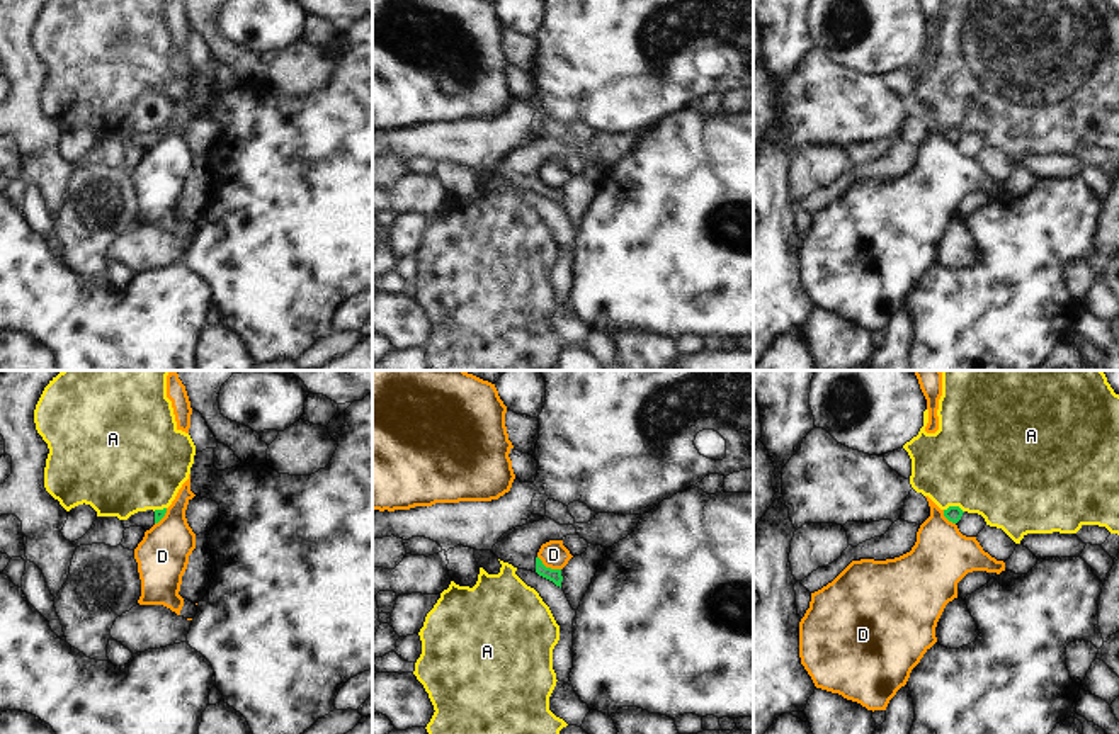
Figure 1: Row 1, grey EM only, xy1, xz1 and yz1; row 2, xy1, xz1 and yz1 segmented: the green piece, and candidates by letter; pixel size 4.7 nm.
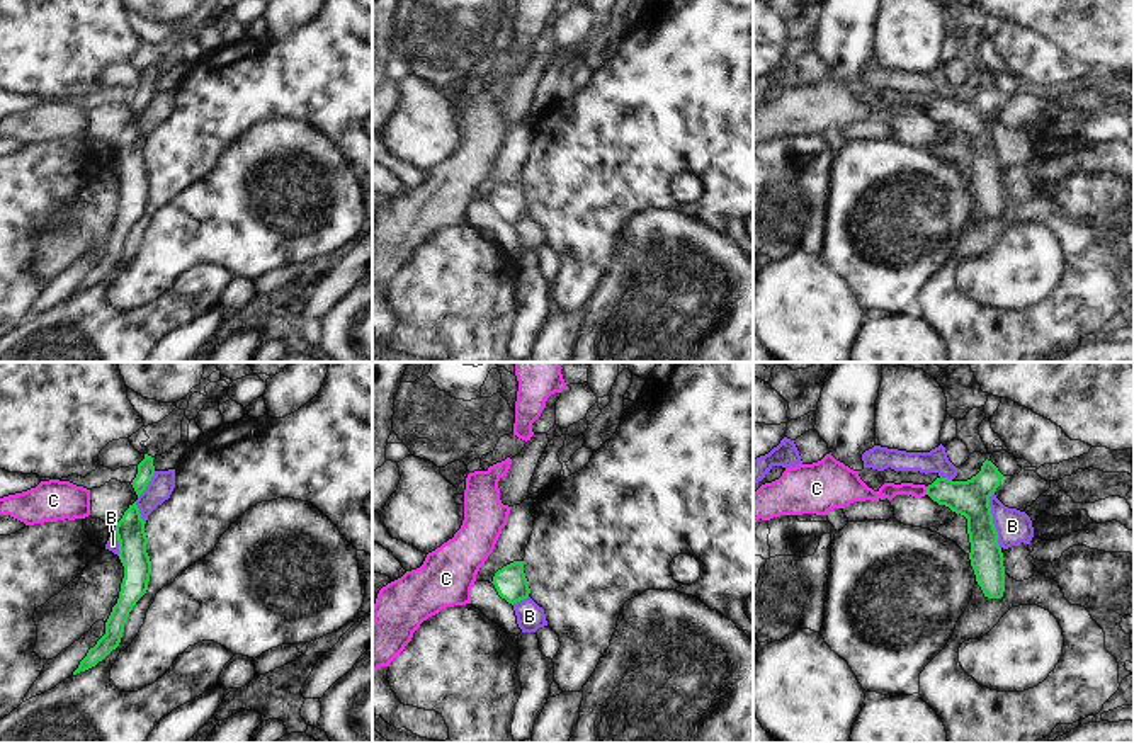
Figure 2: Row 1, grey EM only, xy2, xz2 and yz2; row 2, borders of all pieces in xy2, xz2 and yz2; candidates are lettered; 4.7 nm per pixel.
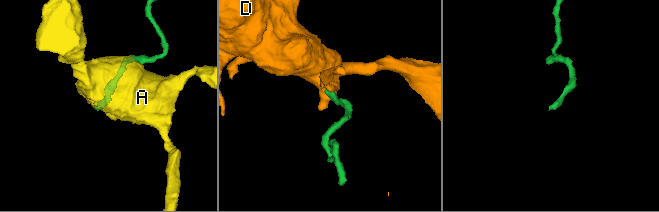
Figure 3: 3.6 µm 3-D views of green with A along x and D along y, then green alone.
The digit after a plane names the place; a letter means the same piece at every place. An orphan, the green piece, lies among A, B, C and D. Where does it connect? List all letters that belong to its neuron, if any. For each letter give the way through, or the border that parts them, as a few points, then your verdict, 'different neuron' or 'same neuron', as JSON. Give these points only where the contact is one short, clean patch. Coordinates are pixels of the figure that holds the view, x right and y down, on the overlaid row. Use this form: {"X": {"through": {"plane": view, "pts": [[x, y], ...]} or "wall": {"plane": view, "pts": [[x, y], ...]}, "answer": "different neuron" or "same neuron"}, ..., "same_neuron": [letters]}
{"A": {"answer": "different neuron"}, "B": {"answer": "different neuron"}, "C": {"wall": {"plane": "yz2", "pts": [[925, 487], [927, 493]]}, "answer": "different neuron"}, "D": {"wall": {"plane": "xz1", "pts": [[538, 556], [546, 566], [560, 570]]}, "answer": "different neuron"}, "same_neuron": []}

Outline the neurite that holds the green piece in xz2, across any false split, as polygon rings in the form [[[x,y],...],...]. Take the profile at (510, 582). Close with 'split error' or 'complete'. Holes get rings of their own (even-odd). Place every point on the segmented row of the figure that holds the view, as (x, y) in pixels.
[[[513,561],[498,570],[491,581],[502,598],[517,604],[529,597],[530,588],[524,573],[524,561]]] | complete

